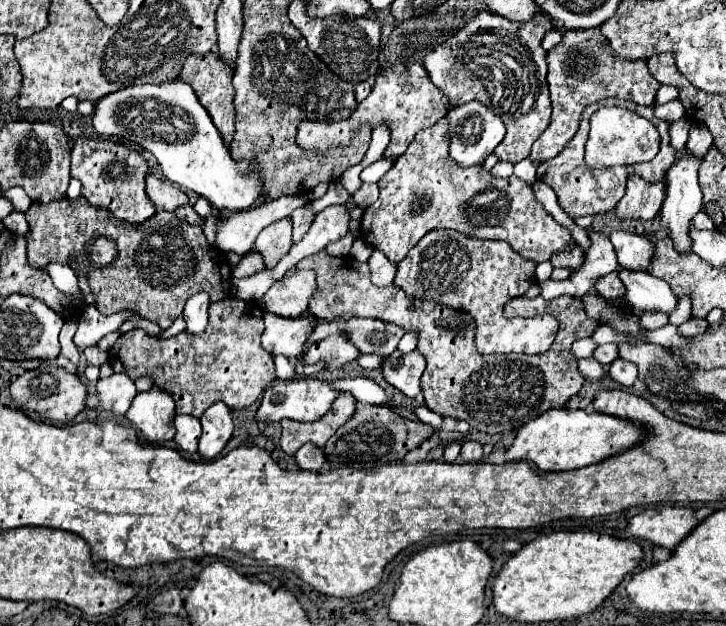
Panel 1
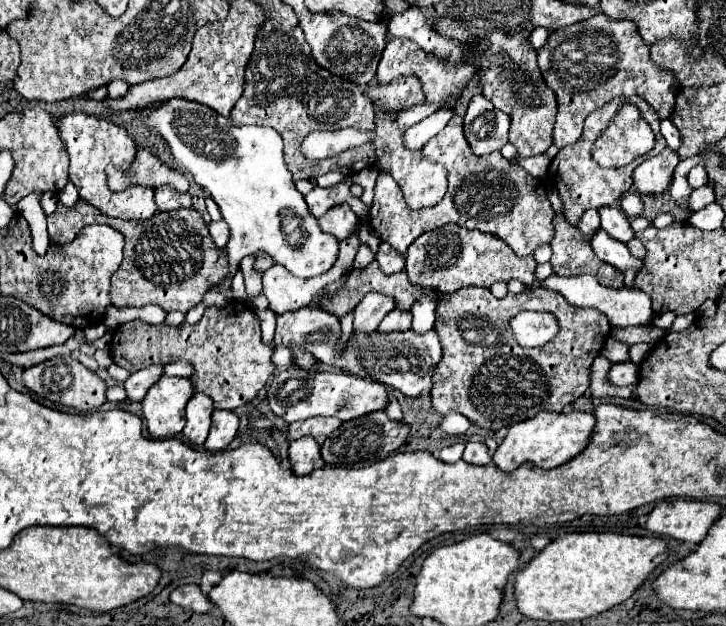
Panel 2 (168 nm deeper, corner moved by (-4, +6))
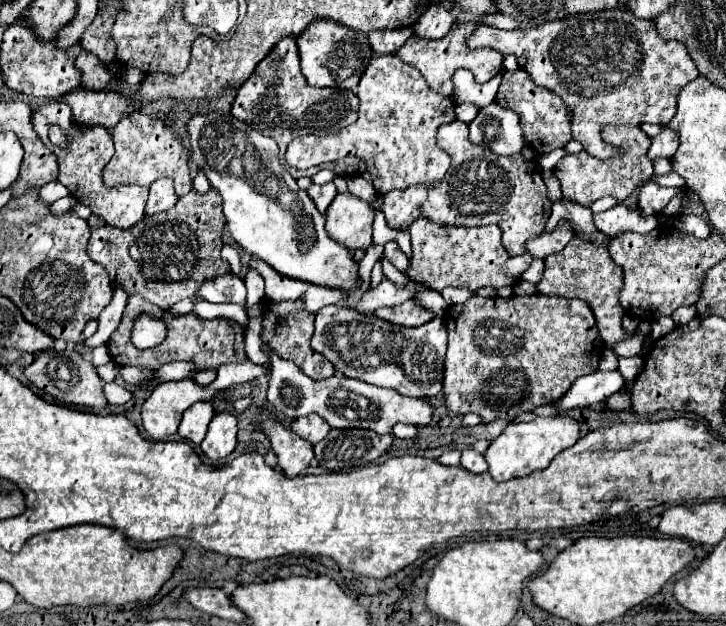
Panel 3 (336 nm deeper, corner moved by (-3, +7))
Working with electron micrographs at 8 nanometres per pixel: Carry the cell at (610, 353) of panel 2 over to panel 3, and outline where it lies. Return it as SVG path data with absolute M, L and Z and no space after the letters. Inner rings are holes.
M618 358L618 370L626 380L634 380L642 372L640 358Z

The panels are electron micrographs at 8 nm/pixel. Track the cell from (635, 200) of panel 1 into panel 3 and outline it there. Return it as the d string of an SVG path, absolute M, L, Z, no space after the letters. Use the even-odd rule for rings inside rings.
M664 126L664 130L652 138L652 146L648 150L648 158L654 162L656 158L672 158L672 154L676 154L678 150L678 134L674 130L670 130L668 126Z

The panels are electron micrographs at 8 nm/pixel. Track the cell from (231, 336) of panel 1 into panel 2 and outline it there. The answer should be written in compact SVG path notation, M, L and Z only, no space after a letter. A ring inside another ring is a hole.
M239 301L229 307L205 309L197 325L149 325L141 319L123 323L115 329L111 341L111 355L115 365L125 367L129 373L145 369L149 365L169 365L179 359L189 361L195 367L191 381L197 393L205 393L213 399L215 409L233 411L251 401L273 375L271 349L261 343L261 329L257 317Z

